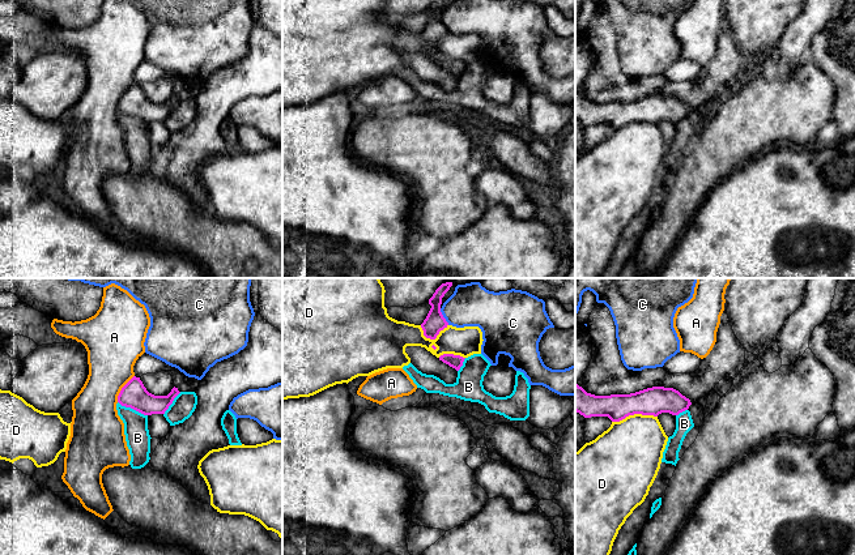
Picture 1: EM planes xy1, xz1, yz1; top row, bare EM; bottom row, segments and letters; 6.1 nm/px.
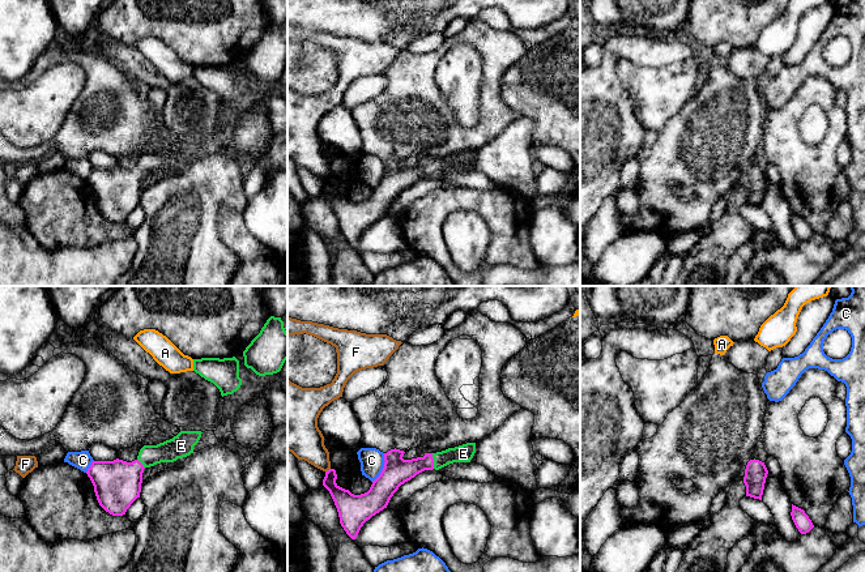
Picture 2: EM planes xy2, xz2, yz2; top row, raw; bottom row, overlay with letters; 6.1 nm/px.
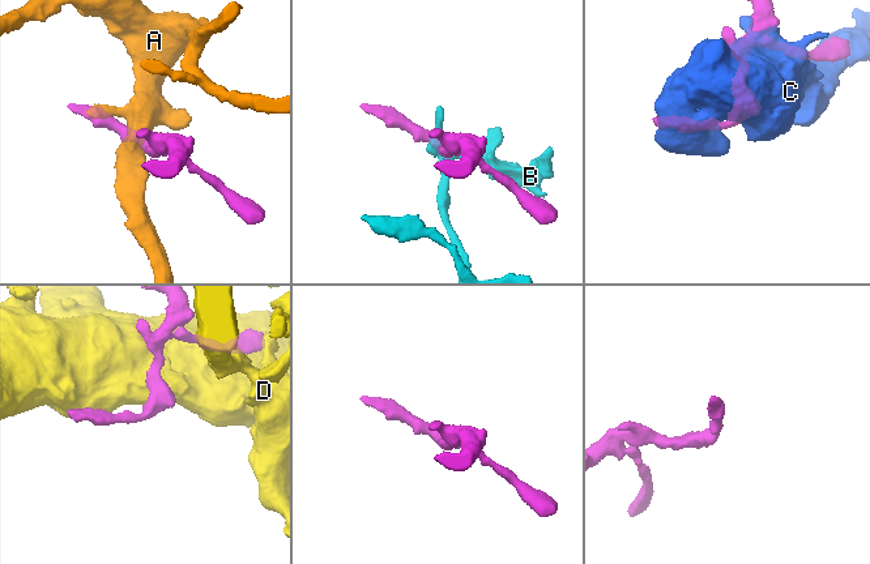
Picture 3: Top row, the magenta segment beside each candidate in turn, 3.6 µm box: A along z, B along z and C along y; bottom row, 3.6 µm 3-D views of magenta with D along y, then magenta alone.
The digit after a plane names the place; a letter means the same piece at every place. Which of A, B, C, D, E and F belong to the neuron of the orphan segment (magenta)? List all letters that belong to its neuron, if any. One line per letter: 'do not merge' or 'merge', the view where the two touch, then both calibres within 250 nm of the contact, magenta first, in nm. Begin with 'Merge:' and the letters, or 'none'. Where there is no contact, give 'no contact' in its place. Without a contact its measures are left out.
Merge: E
A: do not merge | xy1 | 170/320 nm
B: do not merge | xy1 | 170/150 nm
C: do not merge | xz2 | 170/150 nm
D: do not merge | yz1 | 180/400 nm
E: merge | xz2 | 170/110 nm
F: do not merge | xz2 | 150/220 nm

